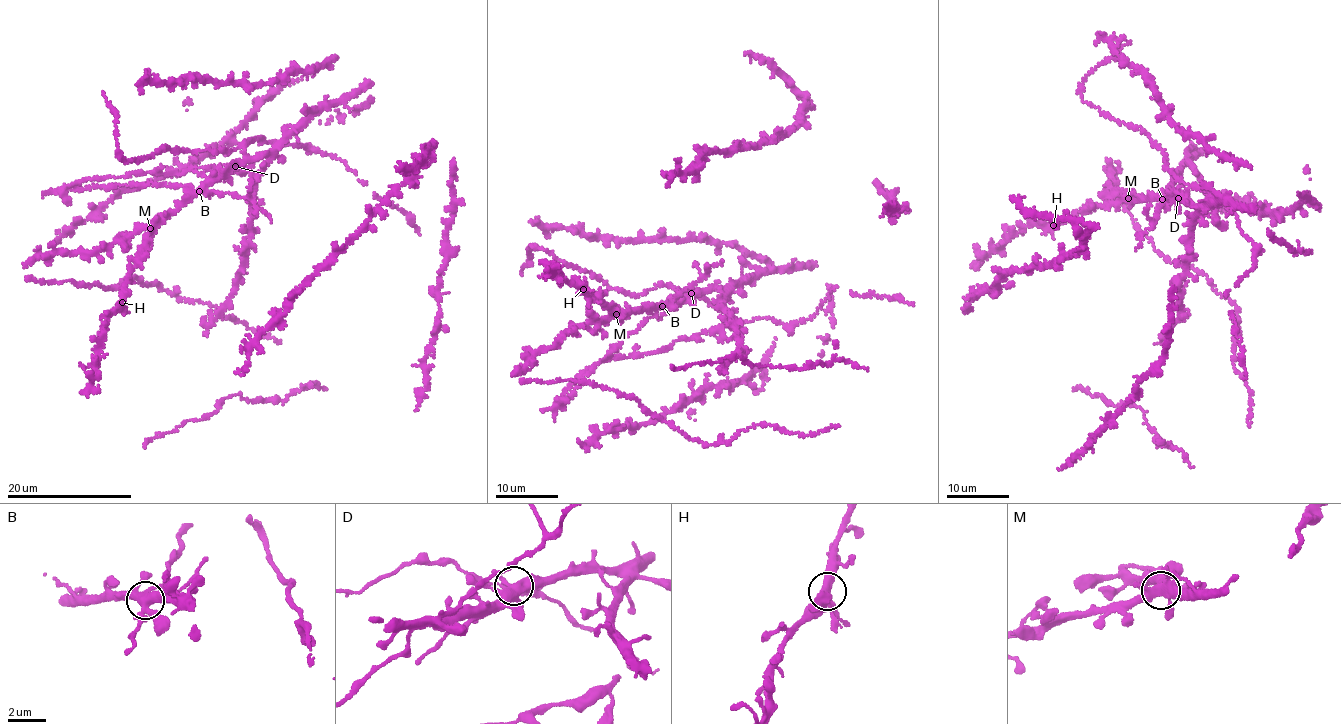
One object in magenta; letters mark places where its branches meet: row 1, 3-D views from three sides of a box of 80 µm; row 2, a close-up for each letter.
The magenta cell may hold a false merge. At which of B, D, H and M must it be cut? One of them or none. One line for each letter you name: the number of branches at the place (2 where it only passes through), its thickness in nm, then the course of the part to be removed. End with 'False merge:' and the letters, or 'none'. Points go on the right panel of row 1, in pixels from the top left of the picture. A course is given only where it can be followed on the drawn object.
B: 5 | 400 nm | (1162, 200), (1181, 163), (1196, 154), (1193, 148), (1187, 160), (1201, 176), (1216, 209), (1217, 222), (1227, 227)
False merge: B

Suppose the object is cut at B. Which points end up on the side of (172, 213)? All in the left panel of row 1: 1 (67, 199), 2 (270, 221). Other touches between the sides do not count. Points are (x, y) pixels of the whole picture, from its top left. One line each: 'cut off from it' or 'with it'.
1: cut off from it
2: cut off from it

